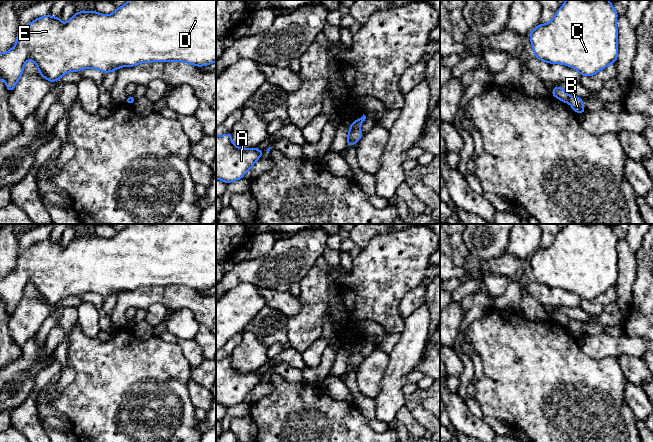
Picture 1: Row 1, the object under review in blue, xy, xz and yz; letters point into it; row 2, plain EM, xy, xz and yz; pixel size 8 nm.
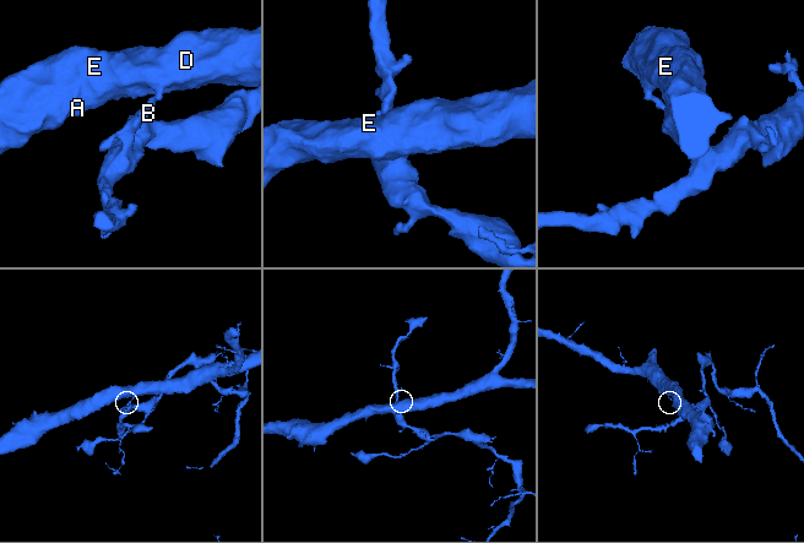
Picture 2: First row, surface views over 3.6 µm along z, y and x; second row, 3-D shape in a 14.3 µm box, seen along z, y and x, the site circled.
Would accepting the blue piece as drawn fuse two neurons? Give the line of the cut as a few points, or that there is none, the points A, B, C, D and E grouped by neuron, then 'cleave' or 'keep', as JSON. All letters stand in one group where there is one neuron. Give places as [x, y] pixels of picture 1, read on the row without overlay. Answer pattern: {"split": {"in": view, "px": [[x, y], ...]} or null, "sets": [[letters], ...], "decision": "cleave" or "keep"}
{"split": {"in": "xz", "px": [[350, 351], [358, 352]]}, "sets": [["A", "C", "D", "E"], ["B"]], "decision": "cleave"}

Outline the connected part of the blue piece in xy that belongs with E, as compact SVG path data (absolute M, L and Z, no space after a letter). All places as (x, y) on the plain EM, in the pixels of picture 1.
M129 224L109 239L100 238L95 234L89 236L78 235L64 248L60 245L60 239L52 241L50 238L47 238L43 241L36 242L26 250L19 250L15 270L5 277L0 277L0 303L5 305L6 312L10 317L21 302L24 289L29 283L36 288L41 301L51 307L58 305L68 296L79 296L88 292L94 292L106 298L121 291L133 291L140 287L151 286L185 286L197 291L207 290L216 286L216 224Z

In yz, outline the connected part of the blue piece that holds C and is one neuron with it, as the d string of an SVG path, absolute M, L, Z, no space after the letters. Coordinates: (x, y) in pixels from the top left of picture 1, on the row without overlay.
M566 224L549 247L539 248L529 258L534 280L549 288L558 287L576 293L581 300L595 300L611 287L617 286L618 237L609 224Z

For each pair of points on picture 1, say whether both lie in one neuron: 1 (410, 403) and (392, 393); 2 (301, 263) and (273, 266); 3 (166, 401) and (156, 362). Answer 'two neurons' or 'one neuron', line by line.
1: two neurons
2: one neuron
3: one neuron

